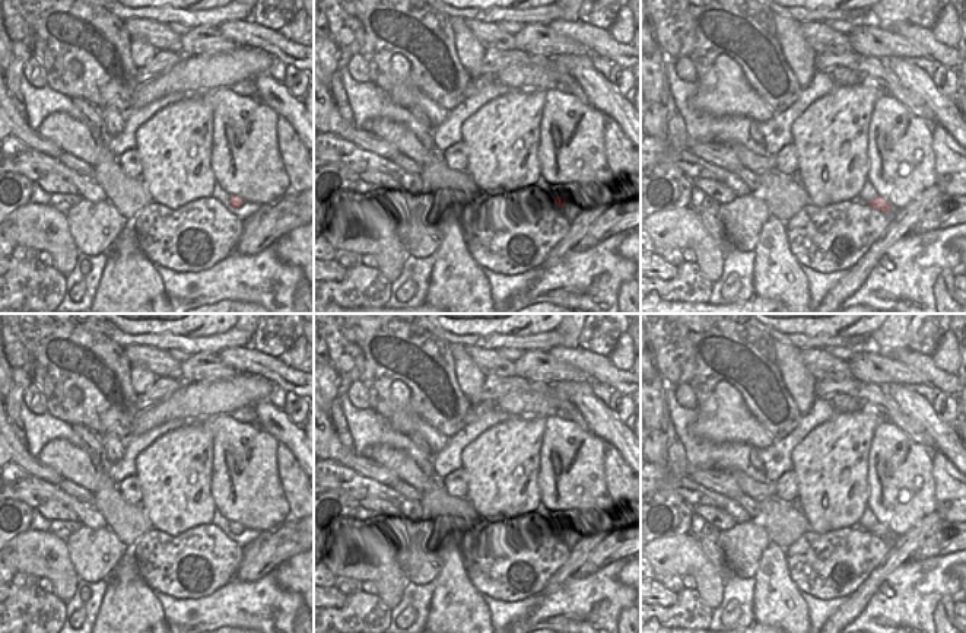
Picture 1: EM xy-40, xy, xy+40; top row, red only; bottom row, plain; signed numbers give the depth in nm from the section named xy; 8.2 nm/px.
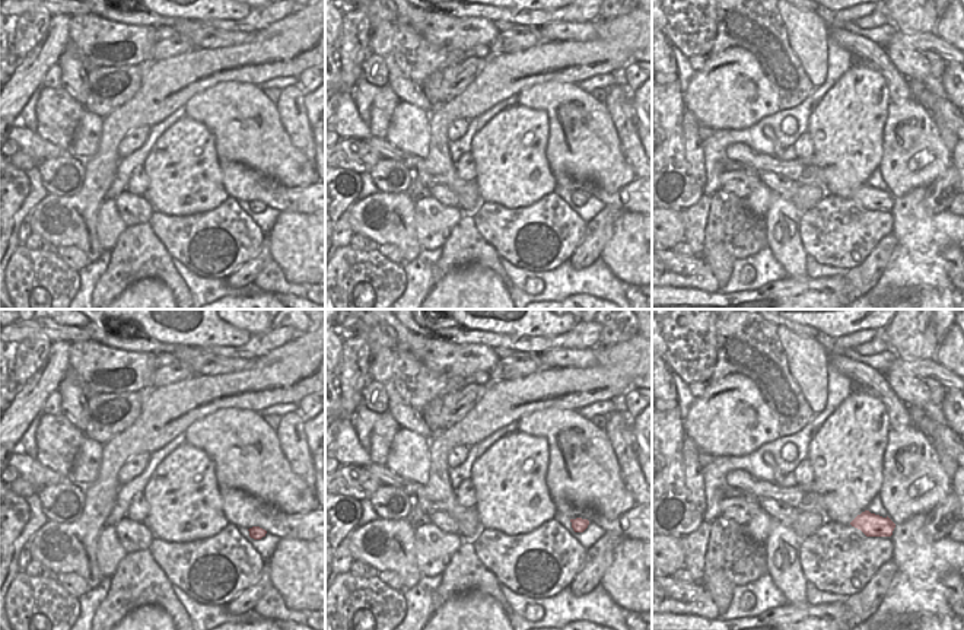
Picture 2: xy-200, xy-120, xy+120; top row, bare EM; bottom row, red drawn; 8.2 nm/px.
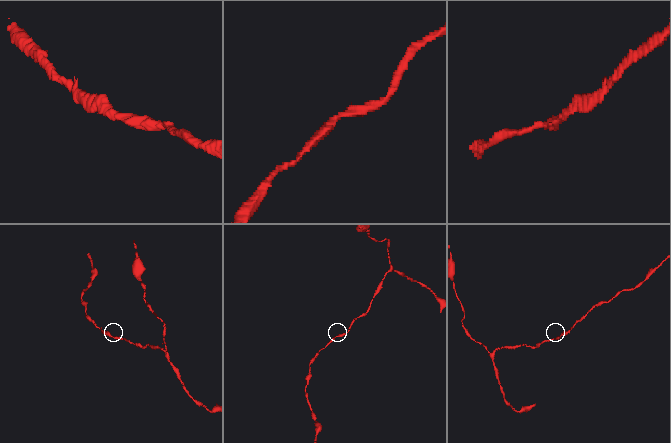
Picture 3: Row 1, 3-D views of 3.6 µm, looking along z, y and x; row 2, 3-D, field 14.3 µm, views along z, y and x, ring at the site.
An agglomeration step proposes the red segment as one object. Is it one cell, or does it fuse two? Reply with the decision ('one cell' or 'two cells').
one cell

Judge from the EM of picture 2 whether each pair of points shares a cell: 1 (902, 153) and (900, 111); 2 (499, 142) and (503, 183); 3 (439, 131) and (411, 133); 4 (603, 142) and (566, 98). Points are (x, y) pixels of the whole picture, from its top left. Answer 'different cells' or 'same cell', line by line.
1: same cell
2: same cell
3: different cells
4: same cell

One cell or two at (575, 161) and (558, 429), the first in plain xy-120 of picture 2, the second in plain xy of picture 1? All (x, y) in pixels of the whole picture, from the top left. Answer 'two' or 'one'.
one

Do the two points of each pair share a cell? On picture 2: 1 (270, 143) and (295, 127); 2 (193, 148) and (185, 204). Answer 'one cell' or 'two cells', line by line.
1: two cells
2: one cell

